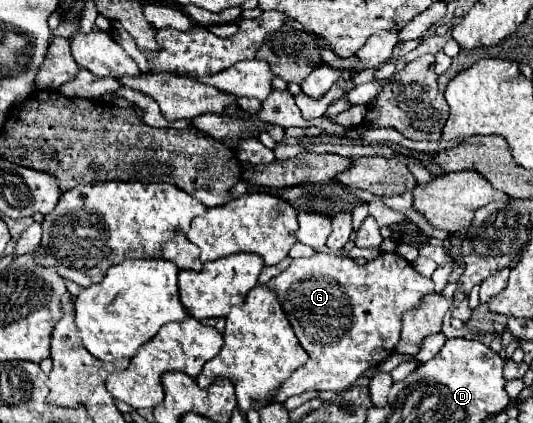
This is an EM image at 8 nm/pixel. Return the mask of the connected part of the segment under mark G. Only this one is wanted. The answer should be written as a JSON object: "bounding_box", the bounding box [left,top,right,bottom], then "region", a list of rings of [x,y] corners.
{"bounding_box":[268,252,434,400],"region":[[[316,252],[310,258],[294,258],[292,264],[272,278],[268,284],[276,294],[282,310],[288,316],[288,322],[294,328],[302,348],[310,354],[310,360],[286,380],[282,386],[282,400],[294,394],[302,394],[306,390],[336,390],[342,392],[350,388],[368,368],[380,366],[394,352],[400,342],[402,332],[402,314],[418,308],[424,296],[434,292],[432,278],[422,276],[414,270],[414,266],[404,260],[398,252],[382,252],[378,258],[368,260],[360,266],[354,258]]]}

